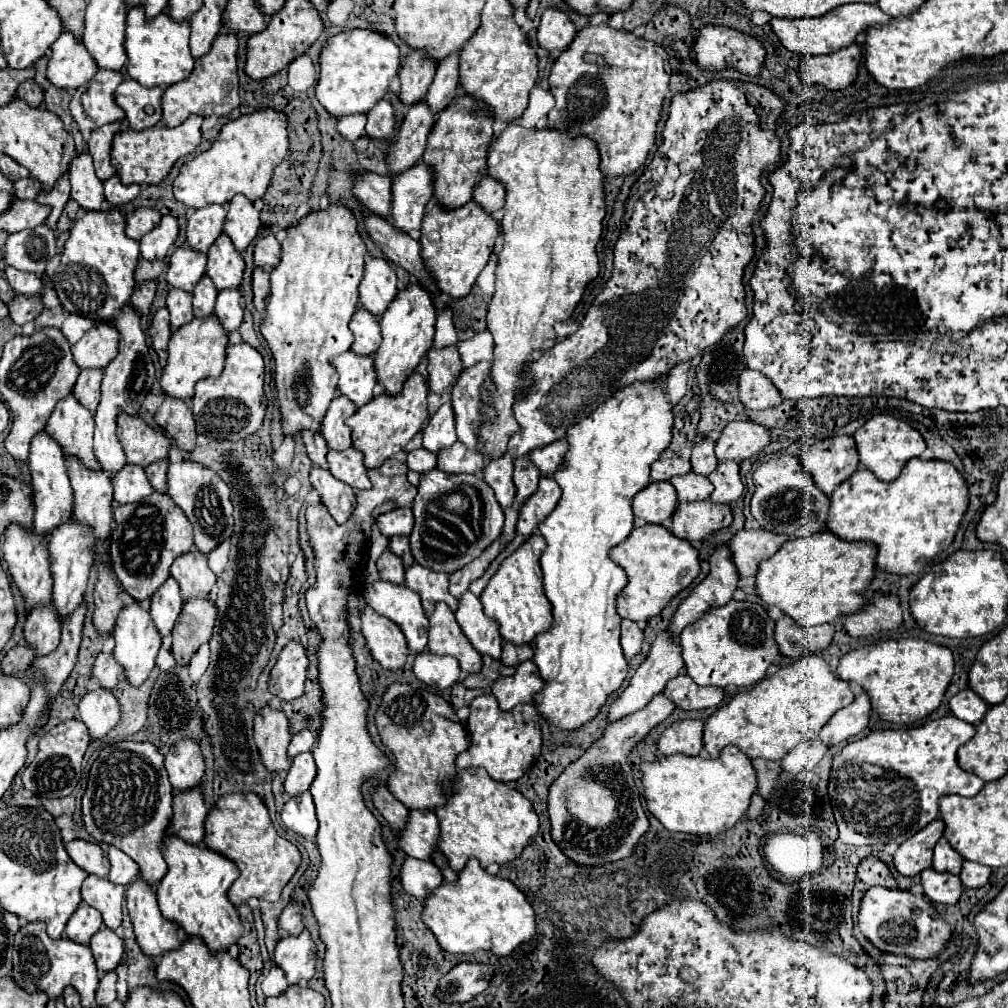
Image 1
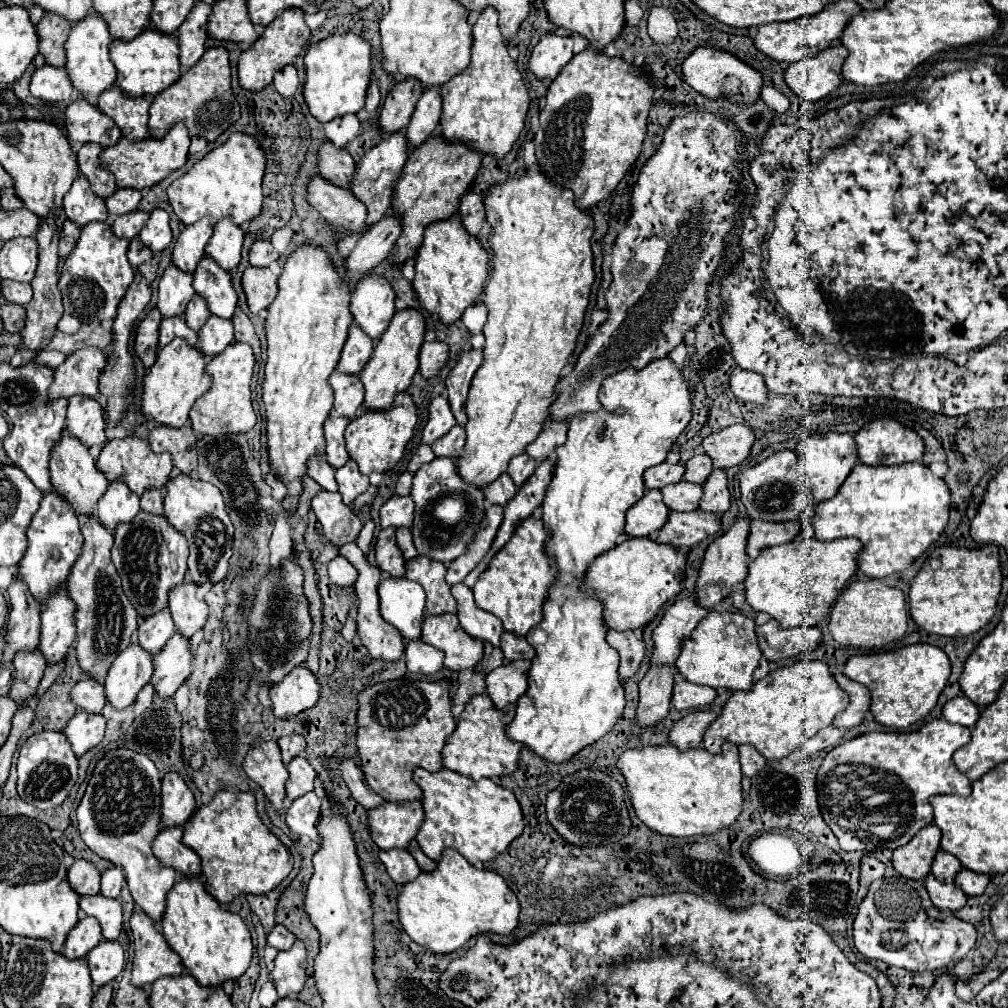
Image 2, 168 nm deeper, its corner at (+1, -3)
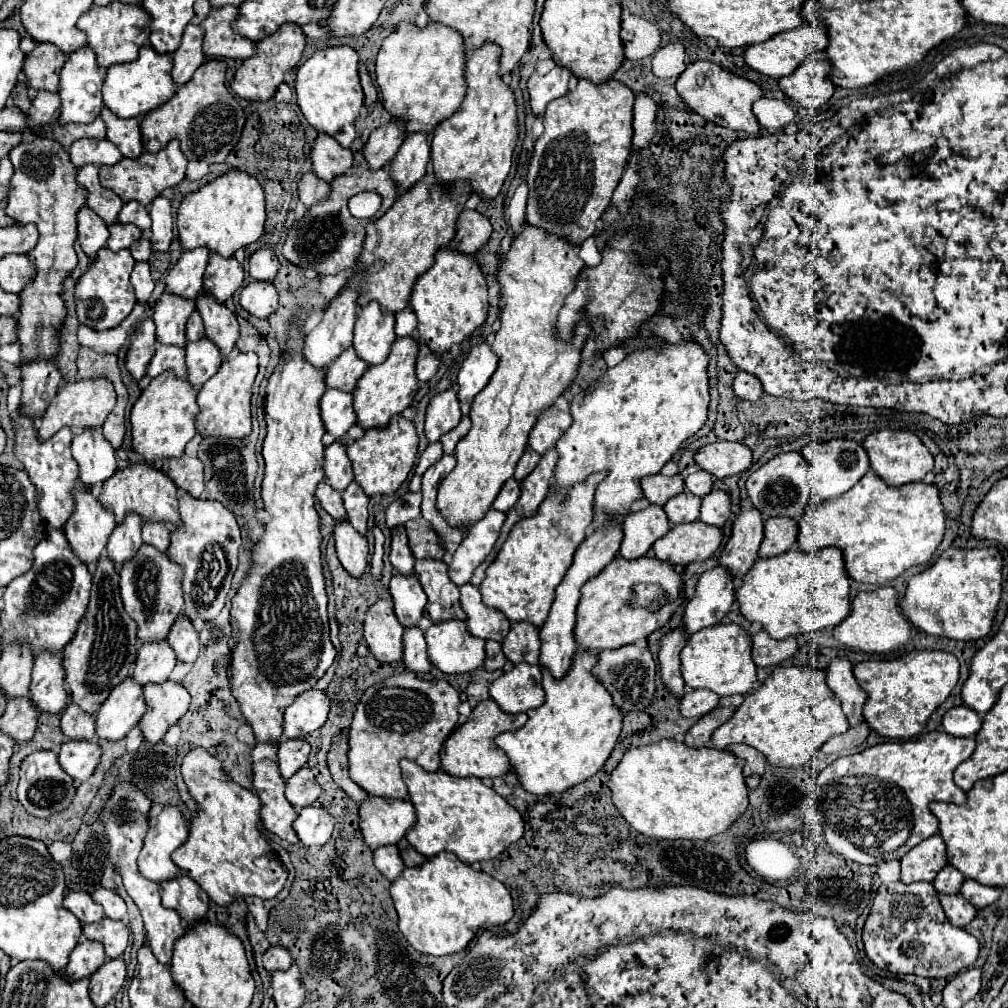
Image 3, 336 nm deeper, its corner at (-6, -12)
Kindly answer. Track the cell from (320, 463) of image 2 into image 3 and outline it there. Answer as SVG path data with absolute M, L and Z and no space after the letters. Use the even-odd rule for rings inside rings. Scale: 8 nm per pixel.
M319 482L317 490L315 490L315 498L319 500L321 508L335 520L347 520L347 512L343 510L343 500L341 494L335 494L335 490L331 490L331 486L327 486L327 482Z

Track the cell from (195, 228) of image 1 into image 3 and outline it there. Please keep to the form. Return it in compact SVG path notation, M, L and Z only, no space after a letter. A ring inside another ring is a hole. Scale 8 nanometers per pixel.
M203 248L183 250L179 262L165 278L165 292L193 300L199 294L199 286L203 286L203 270L207 266L207 260L209 252Z

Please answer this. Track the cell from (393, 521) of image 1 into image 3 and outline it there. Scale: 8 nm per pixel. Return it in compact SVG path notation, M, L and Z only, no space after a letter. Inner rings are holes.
M407 492L405 496L401 496L393 504L389 504L389 508L385 510L387 512L387 526L393 528L393 526L409 522L411 518L421 516L421 508L419 508L421 498L423 498L421 492Z

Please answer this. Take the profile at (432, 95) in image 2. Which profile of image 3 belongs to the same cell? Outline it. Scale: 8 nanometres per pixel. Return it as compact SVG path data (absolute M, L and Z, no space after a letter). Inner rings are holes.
M427 134L407 136L399 152L391 160L391 168L389 168L391 180L399 188L397 194L407 192L409 188L415 186L415 182L419 182L425 176L429 160L431 160L429 158L429 136Z

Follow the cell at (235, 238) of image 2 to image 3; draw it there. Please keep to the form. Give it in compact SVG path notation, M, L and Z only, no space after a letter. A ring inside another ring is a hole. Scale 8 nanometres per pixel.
M211 254L203 276L201 292L207 292L219 304L225 304L241 284L243 266L235 258L221 258L219 254Z

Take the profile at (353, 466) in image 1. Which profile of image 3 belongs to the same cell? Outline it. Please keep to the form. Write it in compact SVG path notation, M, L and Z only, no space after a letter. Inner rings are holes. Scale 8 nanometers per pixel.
M351 482L347 486L347 490L343 492L343 506L349 514L349 522L351 526L359 532L359 534L367 534L367 504L369 498L367 494L361 490L361 486L357 482Z

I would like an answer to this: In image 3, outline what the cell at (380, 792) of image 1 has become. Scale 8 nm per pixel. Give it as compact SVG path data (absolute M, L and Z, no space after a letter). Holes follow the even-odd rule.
M335 736L333 744L327 752L327 766L331 772L331 778L359 804L363 802L363 798L367 798L367 792L357 786L351 778L349 778L349 770L347 770L347 738L343 736Z

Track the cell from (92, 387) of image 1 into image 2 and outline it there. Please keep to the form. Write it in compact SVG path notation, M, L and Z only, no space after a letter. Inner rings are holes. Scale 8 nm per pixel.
M74 395L70 397L68 405L68 415L66 415L66 429L80 437L84 445L94 447L94 445L104 445L106 435L104 435L104 417L98 401L94 397L84 397L84 395Z

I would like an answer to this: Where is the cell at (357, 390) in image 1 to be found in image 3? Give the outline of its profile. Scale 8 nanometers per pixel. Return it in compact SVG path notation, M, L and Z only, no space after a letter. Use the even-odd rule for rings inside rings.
M331 388L321 396L319 408L321 408L323 428L327 434L341 438L355 424L355 412L351 402L353 402L351 394Z

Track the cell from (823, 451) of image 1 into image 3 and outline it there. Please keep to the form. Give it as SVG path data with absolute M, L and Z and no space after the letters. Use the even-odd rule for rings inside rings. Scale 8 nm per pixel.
M833 438L829 442L809 442L803 448L803 456L809 462L809 464L803 464L805 466L805 480L809 480L807 486L821 500L845 494L869 470L869 462L867 462L867 454L865 454L863 446L859 442L847 440L847 438ZM808 469L809 474L807 474Z

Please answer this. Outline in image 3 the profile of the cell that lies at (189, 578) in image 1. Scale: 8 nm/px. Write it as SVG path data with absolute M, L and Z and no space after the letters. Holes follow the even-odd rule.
M183 614L177 618L173 628L167 634L167 642L173 648L177 662L195 662L199 656L199 634L189 618Z

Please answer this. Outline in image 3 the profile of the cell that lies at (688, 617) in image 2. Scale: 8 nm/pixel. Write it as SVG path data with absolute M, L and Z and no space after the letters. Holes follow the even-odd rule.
M723 566L703 572L697 582L695 596L685 608L683 626L687 636L721 622L735 600L733 590L733 576Z

